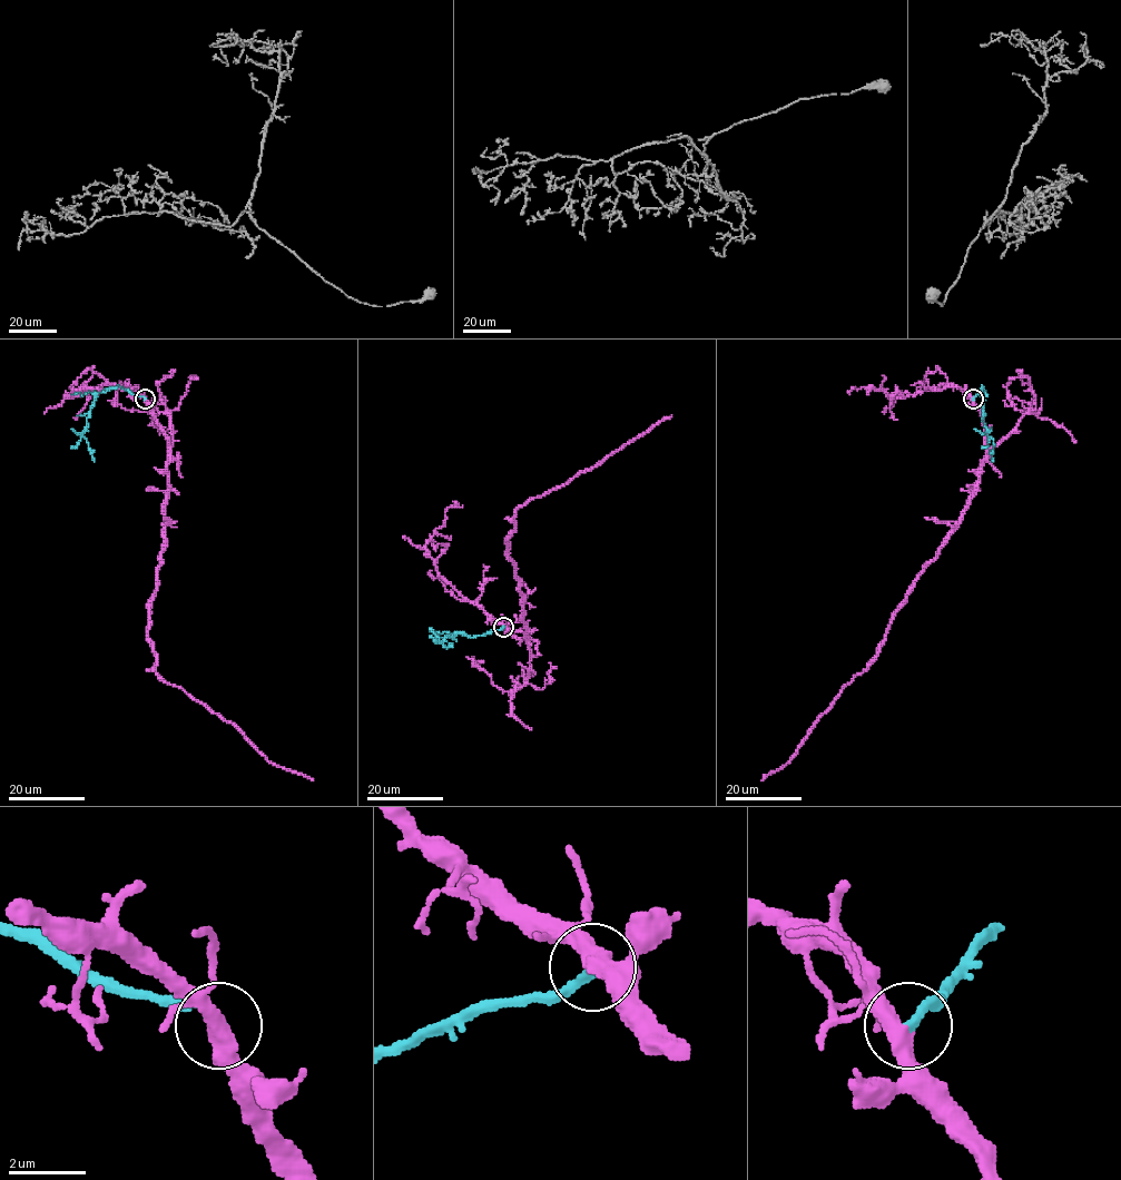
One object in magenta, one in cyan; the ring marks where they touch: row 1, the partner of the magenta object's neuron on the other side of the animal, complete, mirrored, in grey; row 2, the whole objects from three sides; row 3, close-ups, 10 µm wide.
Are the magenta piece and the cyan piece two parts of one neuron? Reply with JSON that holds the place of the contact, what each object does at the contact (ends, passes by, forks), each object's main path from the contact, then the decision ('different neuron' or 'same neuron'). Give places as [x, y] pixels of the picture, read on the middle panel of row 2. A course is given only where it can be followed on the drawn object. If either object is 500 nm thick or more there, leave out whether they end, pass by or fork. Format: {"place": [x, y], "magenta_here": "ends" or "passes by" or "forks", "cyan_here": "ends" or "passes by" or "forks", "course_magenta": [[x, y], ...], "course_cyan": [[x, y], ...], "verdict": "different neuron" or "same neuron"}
{"place": [503, 627], "magenta_here": "passes by", "cyan_here": "ends", "course_magenta": [[504, 627], [514, 637], [527, 640], [522, 595], [507, 543], [514, 530], [515, 510], [564, 485], [671, 416]], "course_cyan": [[504, 627], [470, 637], [456, 633], [441, 641], [444, 647], [453, 647]], "verdict": "same neuron"}

